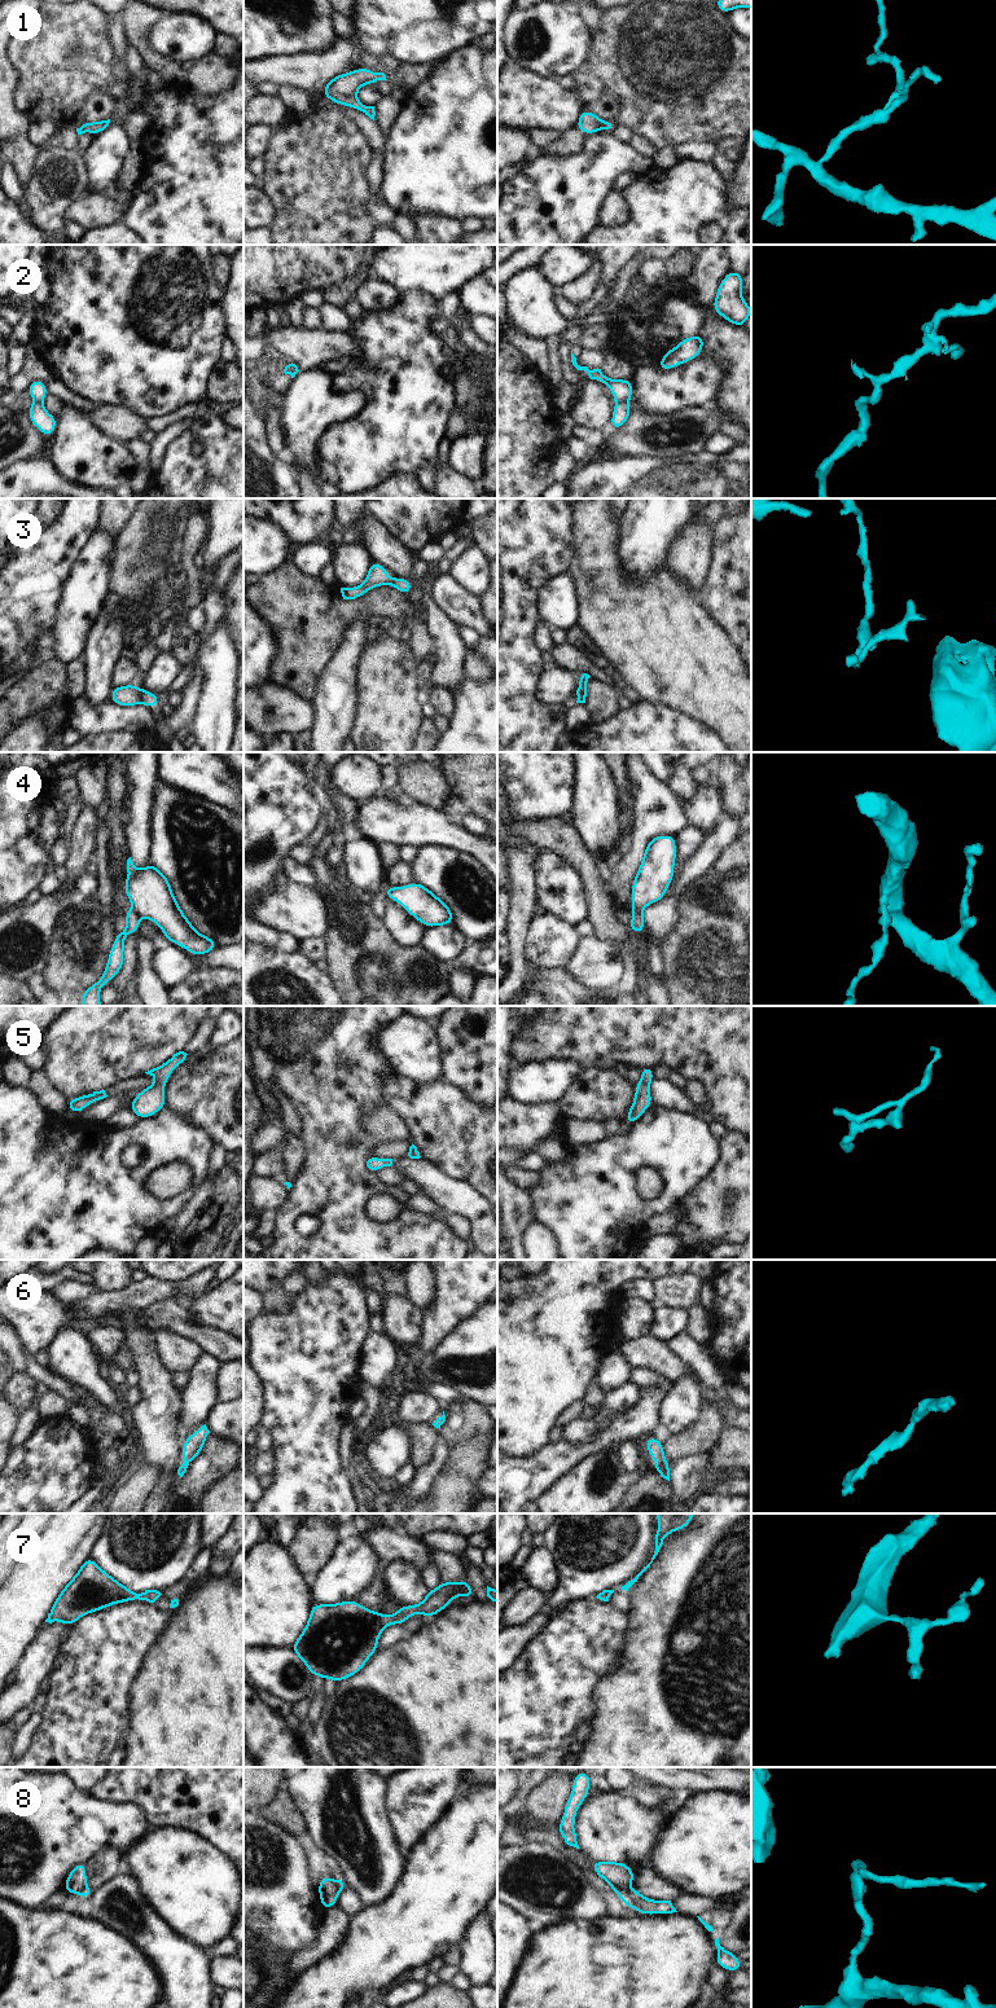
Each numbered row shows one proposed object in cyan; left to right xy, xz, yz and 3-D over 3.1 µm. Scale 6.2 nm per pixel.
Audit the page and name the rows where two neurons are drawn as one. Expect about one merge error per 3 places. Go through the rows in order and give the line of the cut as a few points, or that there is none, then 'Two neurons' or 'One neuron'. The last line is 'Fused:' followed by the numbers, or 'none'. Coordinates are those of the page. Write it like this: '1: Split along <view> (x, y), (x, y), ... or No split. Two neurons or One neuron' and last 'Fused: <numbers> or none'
1: No split. One neuron
2: Split along yz (626, 399), (621, 399), (617, 403). Two neurons
3: Split along xy (137, 688), (141, 702). Two neurons
4: Split along yz (632, 906), (641, 910). Two neurons
5: No split. One neuron
6: No split. One neuron
7: No split. One neuron
8: Split along yz (609, 1883), (626, 1889). Two neurons
Fused: 2, 3, 4, 8.

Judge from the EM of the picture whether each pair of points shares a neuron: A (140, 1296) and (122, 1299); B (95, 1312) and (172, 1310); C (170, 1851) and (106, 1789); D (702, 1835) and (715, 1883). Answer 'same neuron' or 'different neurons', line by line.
A: same neuron
B: different neurons
C: different neurons
D: same neuron

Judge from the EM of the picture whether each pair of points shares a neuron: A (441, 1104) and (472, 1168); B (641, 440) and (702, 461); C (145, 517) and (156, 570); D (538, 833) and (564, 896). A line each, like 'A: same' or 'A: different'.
A: same
B: different
C: same
D: different

